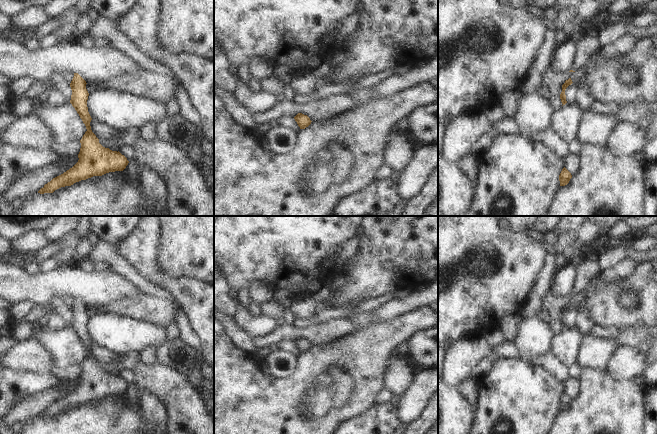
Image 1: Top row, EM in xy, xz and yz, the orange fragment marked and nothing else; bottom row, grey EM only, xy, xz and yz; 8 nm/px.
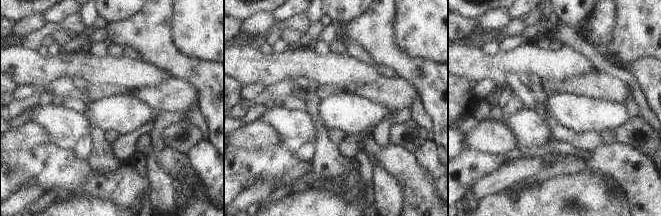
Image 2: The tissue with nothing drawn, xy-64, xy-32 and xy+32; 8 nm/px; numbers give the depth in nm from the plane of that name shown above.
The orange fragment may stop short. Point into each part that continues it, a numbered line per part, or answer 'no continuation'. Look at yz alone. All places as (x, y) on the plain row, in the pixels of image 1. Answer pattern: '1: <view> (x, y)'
1: yz (586, 270)

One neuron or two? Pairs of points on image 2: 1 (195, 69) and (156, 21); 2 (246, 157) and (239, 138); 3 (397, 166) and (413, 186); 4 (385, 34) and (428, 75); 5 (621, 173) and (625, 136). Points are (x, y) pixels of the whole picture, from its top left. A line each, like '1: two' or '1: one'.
1: one
2: two
3: one
4: one
5: two

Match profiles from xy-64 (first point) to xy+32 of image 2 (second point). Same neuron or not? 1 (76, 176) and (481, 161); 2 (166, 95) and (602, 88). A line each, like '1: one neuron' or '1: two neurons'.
1: one neuron
2: one neuron

